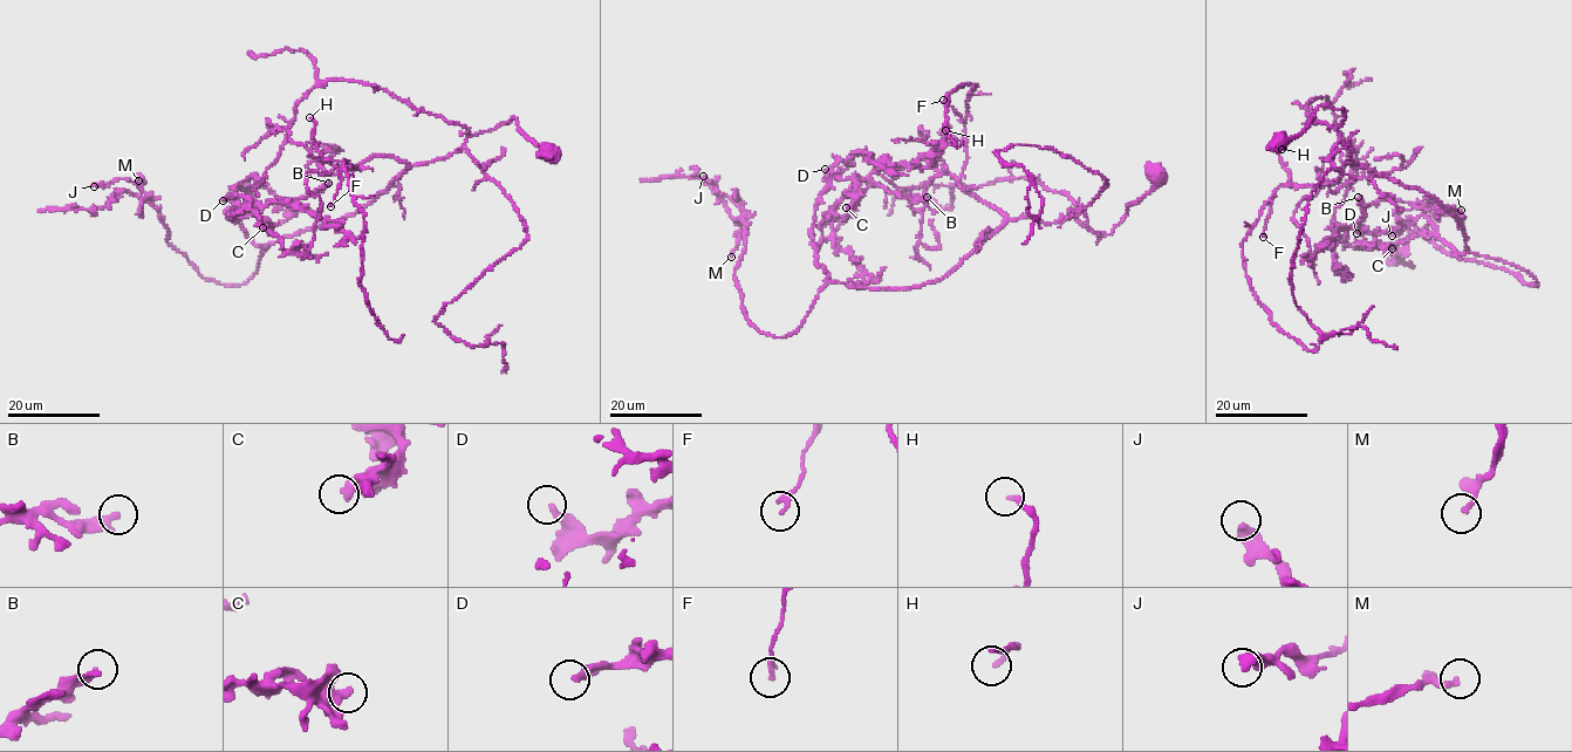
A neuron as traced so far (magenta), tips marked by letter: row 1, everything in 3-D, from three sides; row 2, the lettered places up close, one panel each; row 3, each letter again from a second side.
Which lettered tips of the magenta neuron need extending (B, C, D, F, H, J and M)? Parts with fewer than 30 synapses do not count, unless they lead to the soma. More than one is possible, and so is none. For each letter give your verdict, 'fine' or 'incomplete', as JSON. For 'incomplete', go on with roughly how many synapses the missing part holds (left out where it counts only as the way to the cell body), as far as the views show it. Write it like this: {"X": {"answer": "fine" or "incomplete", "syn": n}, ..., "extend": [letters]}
{"B": {"answer": "fine"}, "C": {"answer": "fine"}, "D": {"answer": "fine"}, "F": {"answer": "fine"}, "H": {"answer": "fine"}, "J": {"answer": "fine"}, "M": {"answer": "fine"}, "extend": []}

